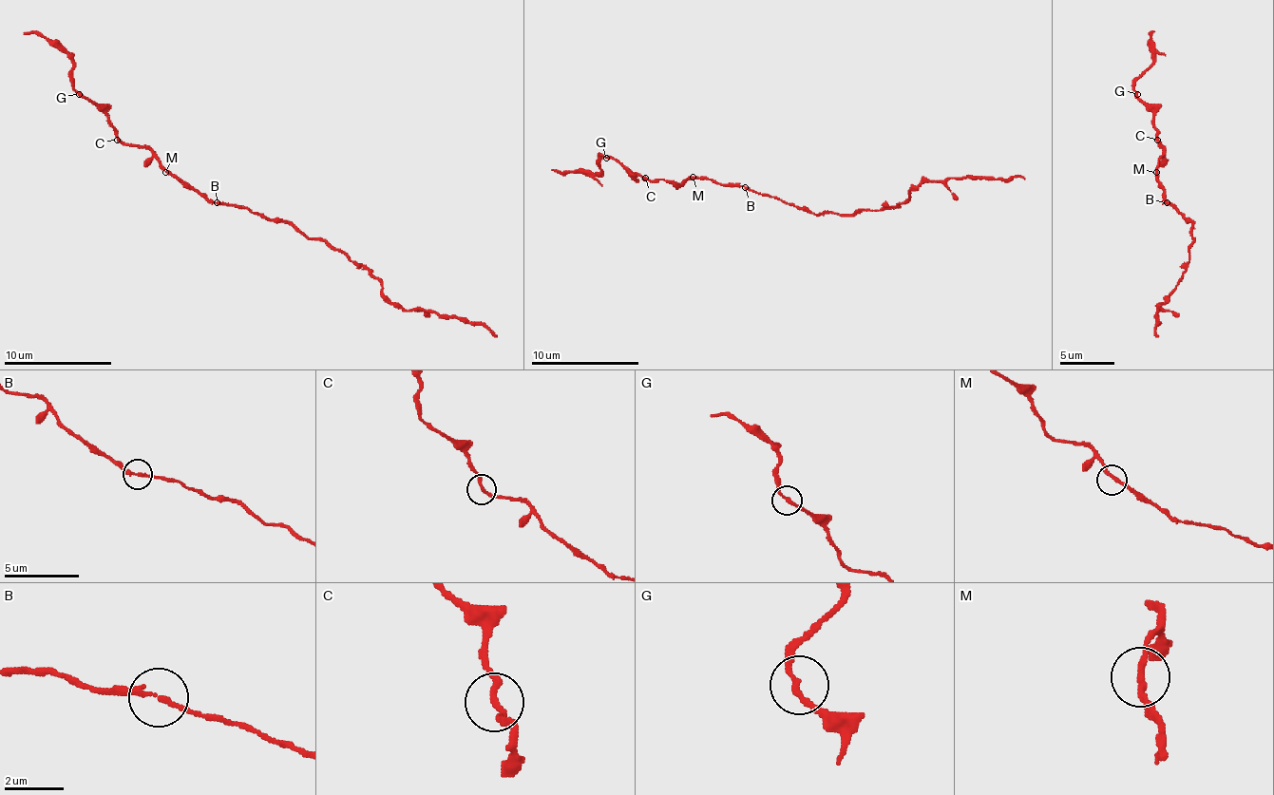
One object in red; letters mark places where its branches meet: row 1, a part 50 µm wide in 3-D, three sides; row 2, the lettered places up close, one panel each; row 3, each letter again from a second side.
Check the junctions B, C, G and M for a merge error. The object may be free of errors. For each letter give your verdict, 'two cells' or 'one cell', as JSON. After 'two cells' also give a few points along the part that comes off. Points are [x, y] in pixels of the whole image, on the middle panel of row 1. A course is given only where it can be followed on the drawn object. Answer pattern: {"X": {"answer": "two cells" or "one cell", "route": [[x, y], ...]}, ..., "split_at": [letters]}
{"B": {"answer": "one cell"}, "C": {"answer": "one cell"}, "G": {"answer": "one cell"}, "M": {"answer": "one cell"}, "split_at": []}

